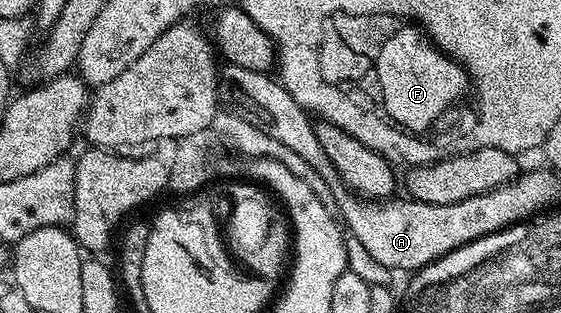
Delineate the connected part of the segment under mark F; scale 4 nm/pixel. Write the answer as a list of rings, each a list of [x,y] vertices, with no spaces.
[[[411,24],[403,33],[396,33],[396,38],[384,46],[384,55],[380,58],[380,82],[384,82],[384,94],[388,94],[388,110],[404,122],[404,126],[428,126],[448,102],[463,103],[463,98],[470,94],[470,75],[460,63],[449,58],[435,46],[431,38],[420,29],[419,25]]]

